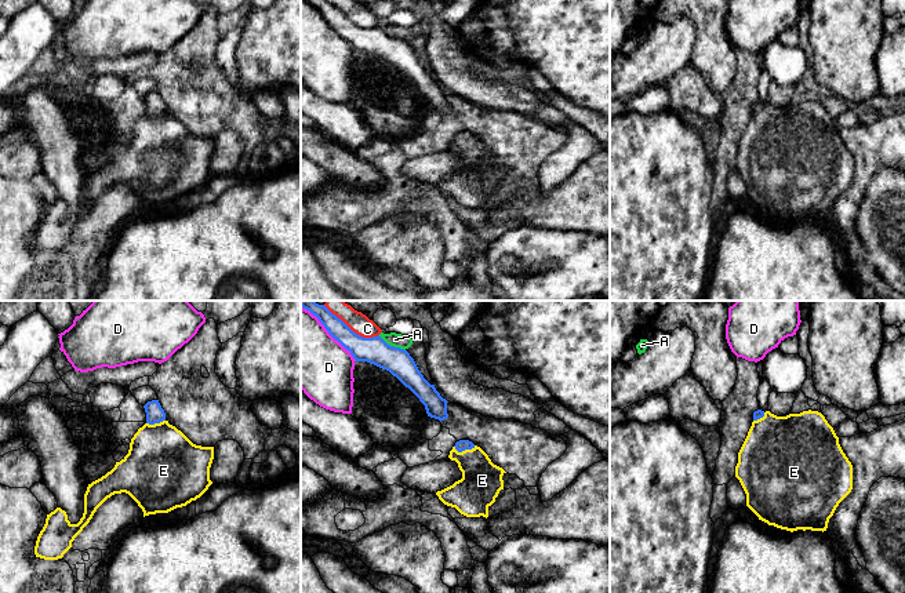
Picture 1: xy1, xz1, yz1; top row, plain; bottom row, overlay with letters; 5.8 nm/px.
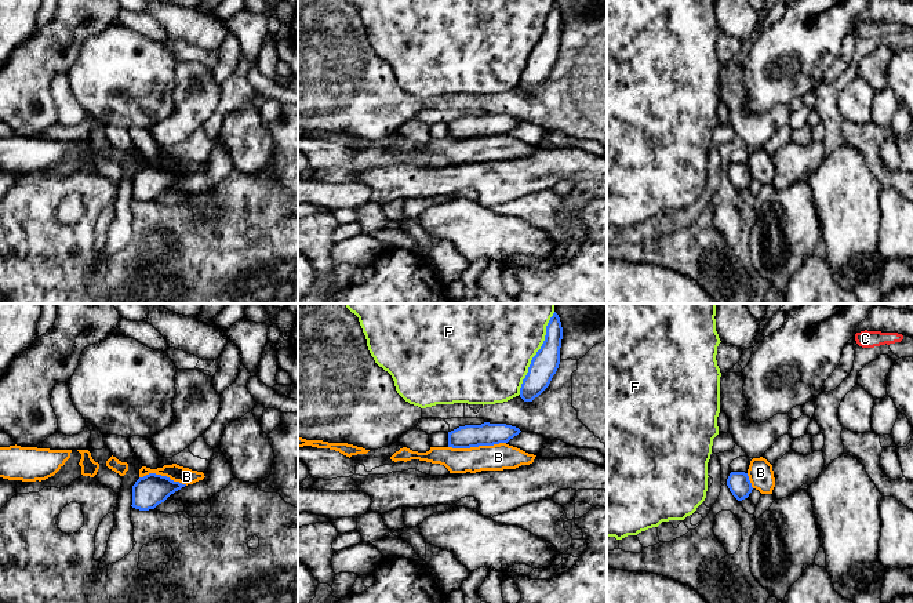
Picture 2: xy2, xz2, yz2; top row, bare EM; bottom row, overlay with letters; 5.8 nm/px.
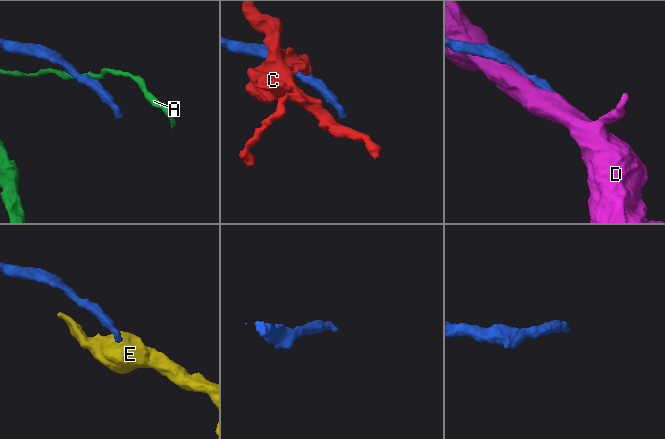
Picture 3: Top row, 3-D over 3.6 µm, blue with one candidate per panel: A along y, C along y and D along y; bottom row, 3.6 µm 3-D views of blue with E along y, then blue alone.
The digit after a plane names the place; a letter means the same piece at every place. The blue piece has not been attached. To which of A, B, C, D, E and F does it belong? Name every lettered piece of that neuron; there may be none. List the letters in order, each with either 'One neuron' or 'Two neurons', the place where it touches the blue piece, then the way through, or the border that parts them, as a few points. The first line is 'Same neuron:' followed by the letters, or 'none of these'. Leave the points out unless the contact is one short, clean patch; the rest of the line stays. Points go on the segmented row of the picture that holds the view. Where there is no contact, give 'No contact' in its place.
Same neuron: E
A: Two neurons. Touches blue at xz1 (392, 346)
B: Two neurons. Touches blue at xz2 (476, 446). Boundary: xz2 (505, 442), (448, 447)
C: Two neurons. Touches blue at xz1 (349, 328). Boundary: xz1 (323, 305), (357, 334), (363, 337), (378, 335)
D: Two neurons. Touches blue at xz1 (329, 333)
E: One neuron. Touches blue at xz1 (464, 450). Path across: xz1 (460, 446), (464, 450), (475, 464), (482, 480)
F: Two neurons. Touches blue at xz2 (537, 353)

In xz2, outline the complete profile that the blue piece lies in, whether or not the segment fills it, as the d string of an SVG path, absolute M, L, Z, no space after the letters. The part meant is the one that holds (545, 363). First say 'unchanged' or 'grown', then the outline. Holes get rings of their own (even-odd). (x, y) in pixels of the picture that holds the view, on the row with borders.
unchanged | M554 312L546 326L545 341L532 357L523 379L520 397L524 402L532 402L549 386L560 364L561 339L563 327L559 315Z

